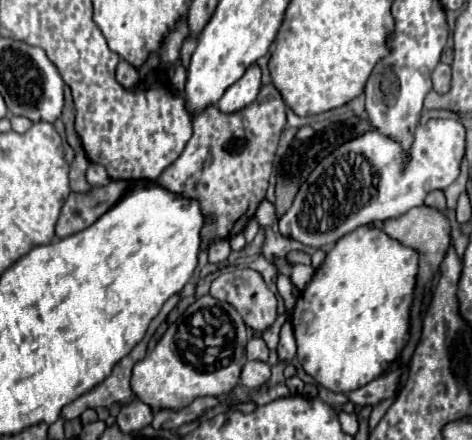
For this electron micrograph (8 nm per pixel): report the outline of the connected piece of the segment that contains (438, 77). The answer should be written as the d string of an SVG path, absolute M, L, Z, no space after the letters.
M438 63L432 71L432 83L438 93L446 93L450 89L450 71L452 69L448 63Z

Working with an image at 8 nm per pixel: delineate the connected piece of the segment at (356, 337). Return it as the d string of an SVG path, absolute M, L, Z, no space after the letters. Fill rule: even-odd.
M364 225L342 237L326 261L316 269L312 281L300 293L292 311L292 325L298 343L298 361L304 371L322 387L334 393L348 393L380 377L408 343L410 305L416 283L416 251L392 241L382 229Z

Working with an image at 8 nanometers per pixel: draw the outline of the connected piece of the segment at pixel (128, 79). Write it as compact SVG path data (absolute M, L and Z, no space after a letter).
M120 59L118 67L116 67L116 79L120 81L120 85L132 89L132 87L136 87L136 83L140 81L140 79L138 79L138 69L136 69L134 65L130 65L128 61Z

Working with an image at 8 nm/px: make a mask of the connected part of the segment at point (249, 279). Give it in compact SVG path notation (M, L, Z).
M234 269L234 271L220 273L210 285L210 295L220 299L220 301L228 301L230 305L234 305L236 311L242 315L244 323L248 327L252 327L254 331L268 329L276 319L276 297L268 289L268 285L264 283L262 275L254 269Z

